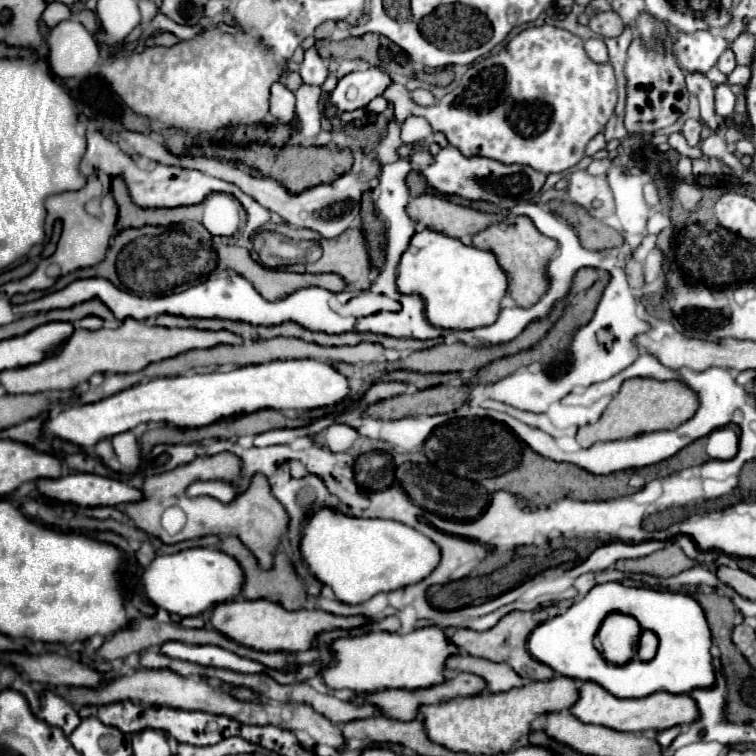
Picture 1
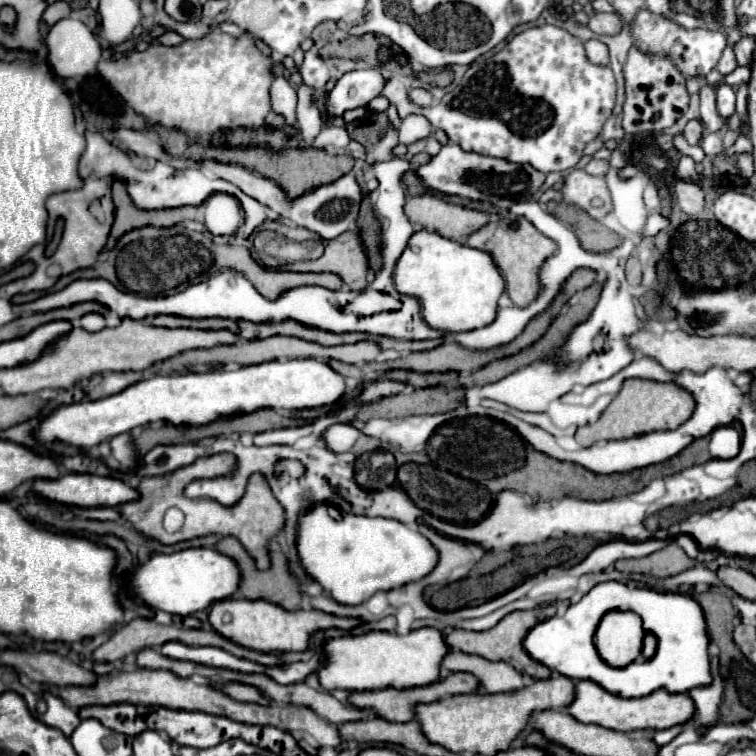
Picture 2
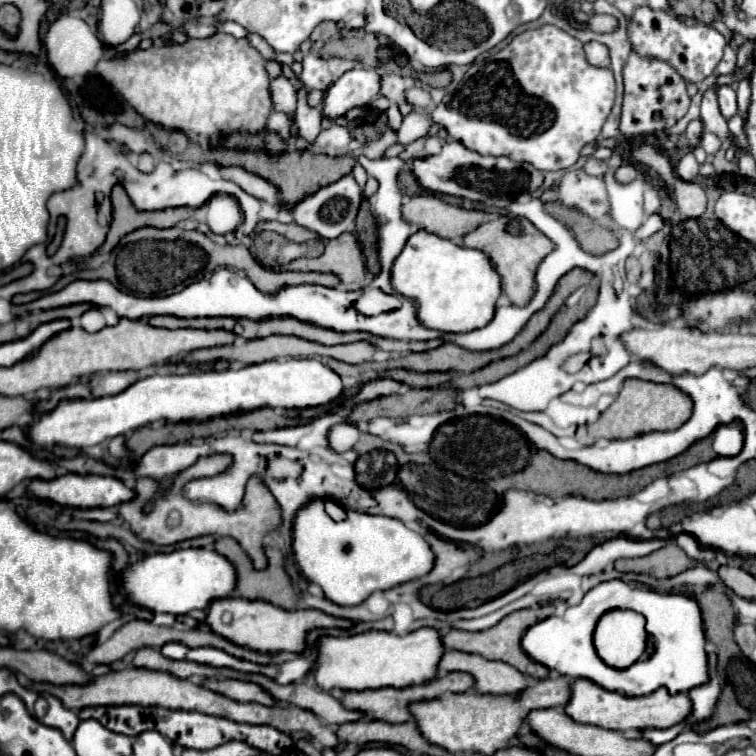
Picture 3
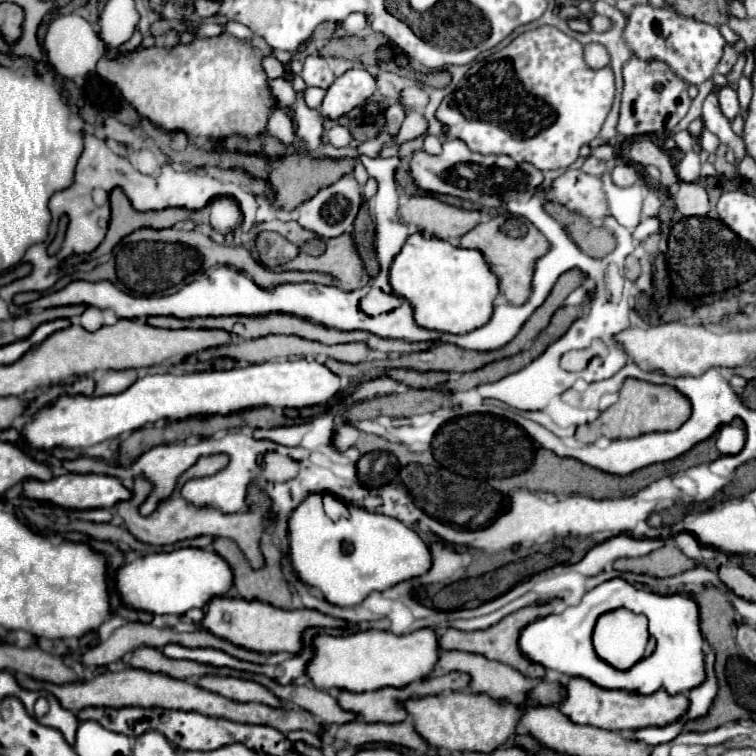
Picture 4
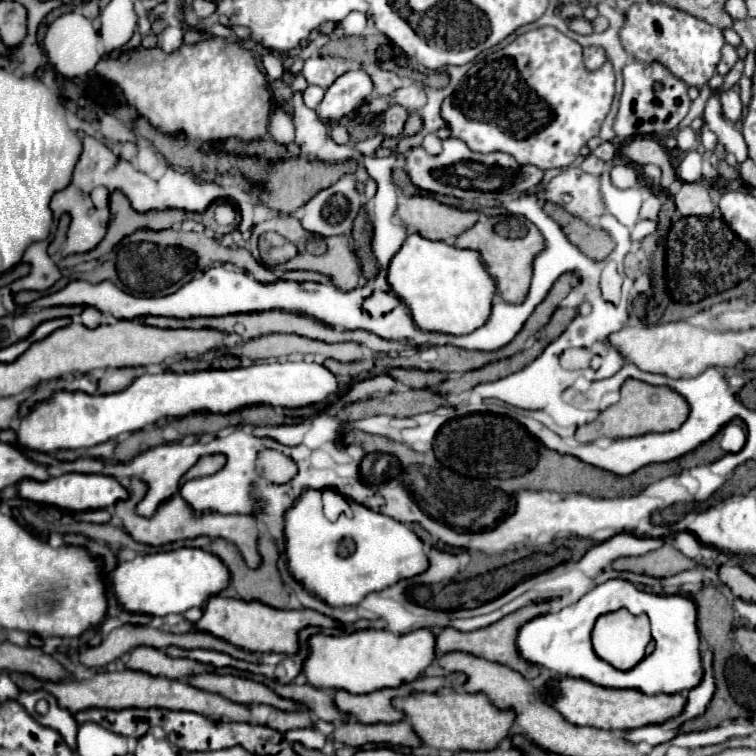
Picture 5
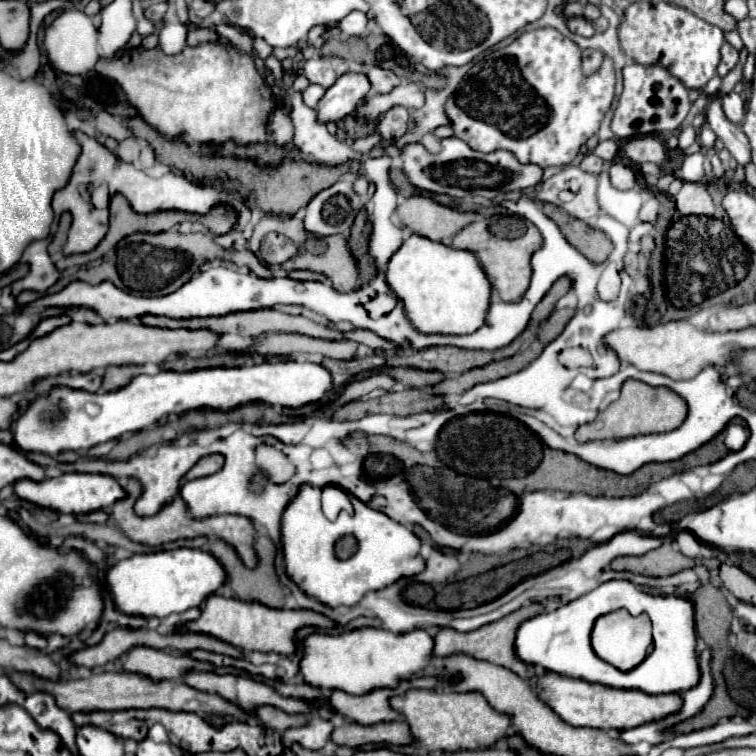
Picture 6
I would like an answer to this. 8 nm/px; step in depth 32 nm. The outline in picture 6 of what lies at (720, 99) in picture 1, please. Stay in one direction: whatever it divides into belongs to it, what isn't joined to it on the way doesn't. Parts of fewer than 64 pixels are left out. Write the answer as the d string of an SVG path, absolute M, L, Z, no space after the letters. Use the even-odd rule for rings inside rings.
M736 92L722 94L722 108L724 108L724 114L730 122L734 122L734 124L742 122L742 118L744 118L744 100L742 100L740 94L736 94Z

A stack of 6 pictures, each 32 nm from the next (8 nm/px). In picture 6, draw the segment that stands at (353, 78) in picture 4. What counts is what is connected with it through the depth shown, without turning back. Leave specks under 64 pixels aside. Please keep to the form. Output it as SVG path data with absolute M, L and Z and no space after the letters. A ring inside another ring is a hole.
M350 72L340 76L320 100L316 108L318 120L324 124L340 122L344 116L356 110L358 102L362 102L368 92L370 92L370 80L364 72Z

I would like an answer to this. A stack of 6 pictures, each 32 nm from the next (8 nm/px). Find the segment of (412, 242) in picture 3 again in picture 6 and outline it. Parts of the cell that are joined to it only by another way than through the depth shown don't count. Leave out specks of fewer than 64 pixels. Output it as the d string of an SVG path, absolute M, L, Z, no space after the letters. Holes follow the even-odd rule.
M412 234L408 240L404 240L400 250L388 262L386 280L394 290L394 294L404 302L404 310L412 326L424 334L472 334L486 320L486 314L490 308L492 284L474 252L456 250L442 242L432 242L428 238Z

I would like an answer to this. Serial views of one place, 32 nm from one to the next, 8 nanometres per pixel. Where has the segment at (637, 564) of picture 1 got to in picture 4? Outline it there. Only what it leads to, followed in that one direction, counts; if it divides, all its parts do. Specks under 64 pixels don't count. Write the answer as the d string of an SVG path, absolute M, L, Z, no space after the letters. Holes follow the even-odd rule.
M668 542L666 546L658 548L656 552L650 552L648 556L640 556L636 560L616 560L614 568L620 572L636 572L636 574L648 574L654 578L668 578L676 576L680 572L686 572L696 566L696 560L688 558L674 542Z

